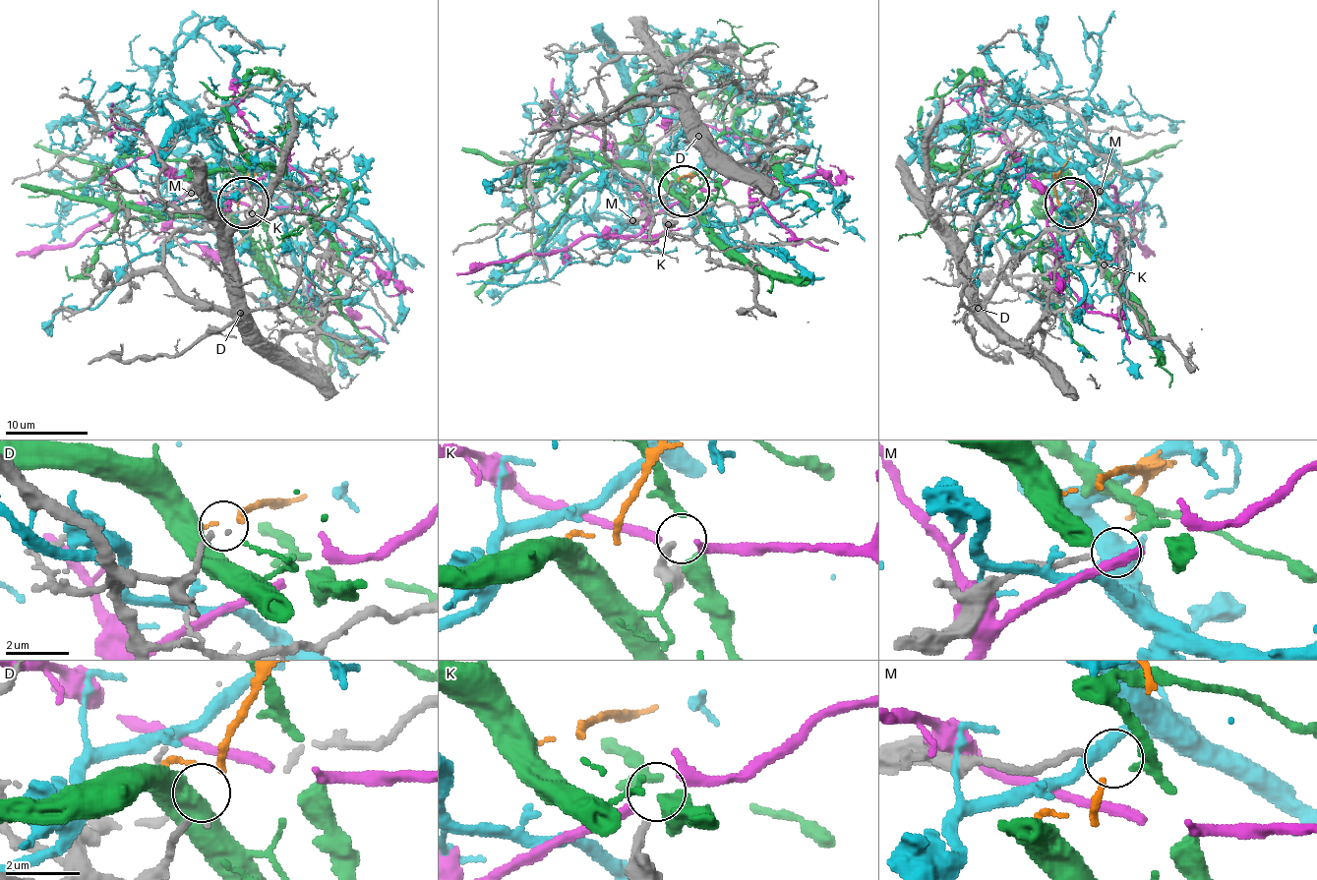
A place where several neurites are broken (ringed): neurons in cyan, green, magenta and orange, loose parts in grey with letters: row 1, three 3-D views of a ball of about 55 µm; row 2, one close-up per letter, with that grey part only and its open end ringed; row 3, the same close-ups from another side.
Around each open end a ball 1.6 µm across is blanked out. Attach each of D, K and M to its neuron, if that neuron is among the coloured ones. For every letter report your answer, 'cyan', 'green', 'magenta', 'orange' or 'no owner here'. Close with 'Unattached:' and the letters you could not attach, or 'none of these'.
D: orange
K: no owner here
M: green
Unattached: K

